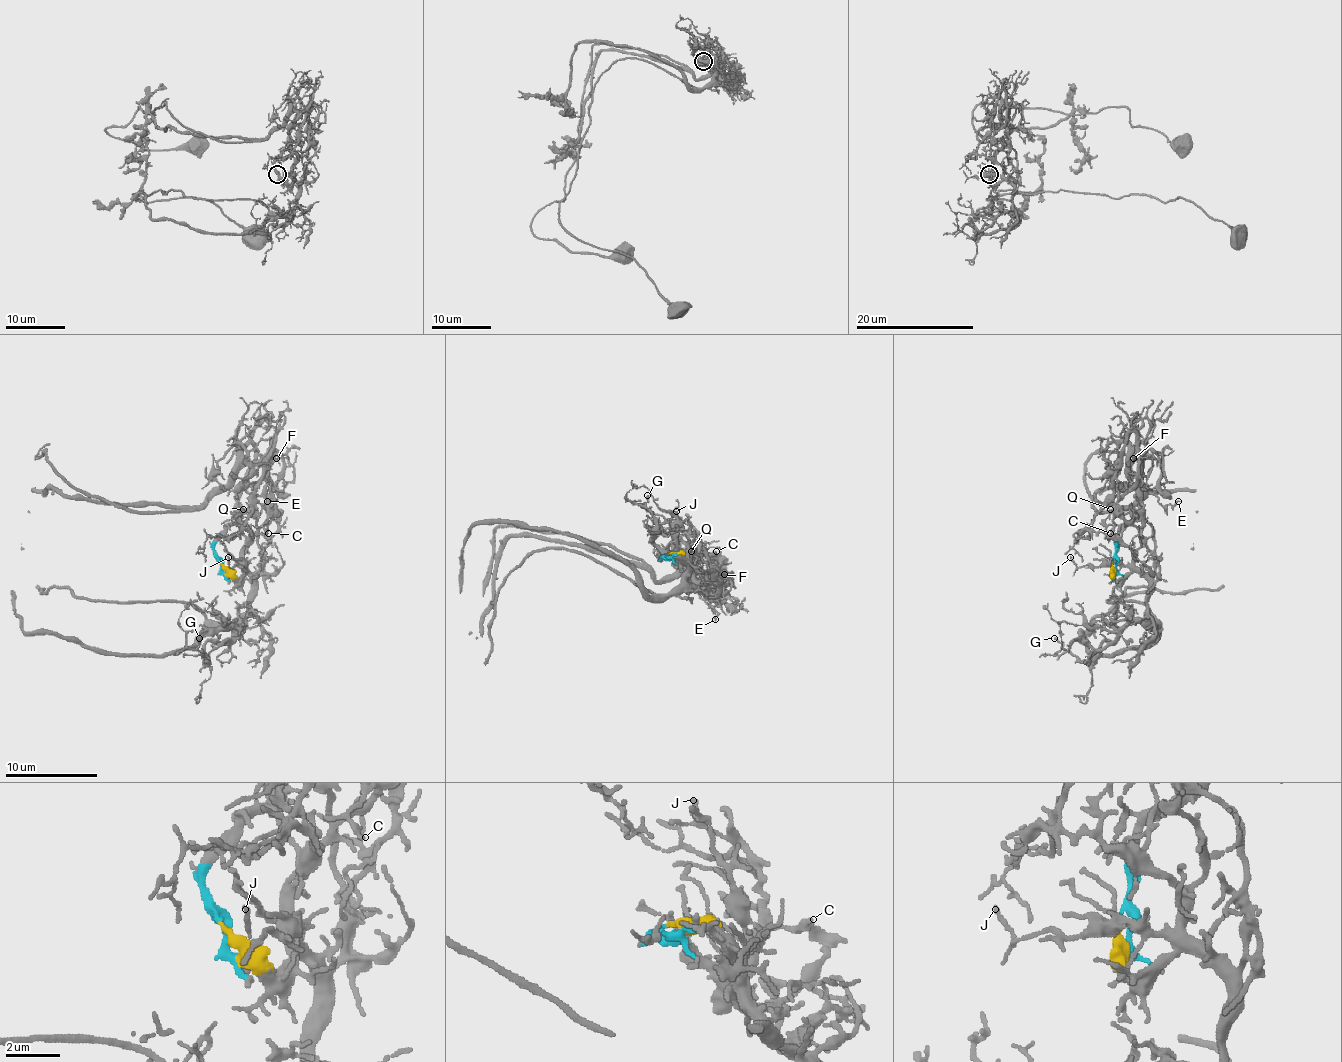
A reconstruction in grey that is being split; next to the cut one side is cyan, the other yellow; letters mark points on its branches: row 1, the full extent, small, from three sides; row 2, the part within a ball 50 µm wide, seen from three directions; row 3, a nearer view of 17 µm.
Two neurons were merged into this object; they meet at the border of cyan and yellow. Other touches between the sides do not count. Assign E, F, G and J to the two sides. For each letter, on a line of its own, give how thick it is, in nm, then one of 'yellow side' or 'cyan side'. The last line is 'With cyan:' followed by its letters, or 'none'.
E: 150 nm | cyan side
F: 110 nm | cyan side
G: 140 nm | yellow side
J: 160 nm | yellow side
With cyan: E, F

